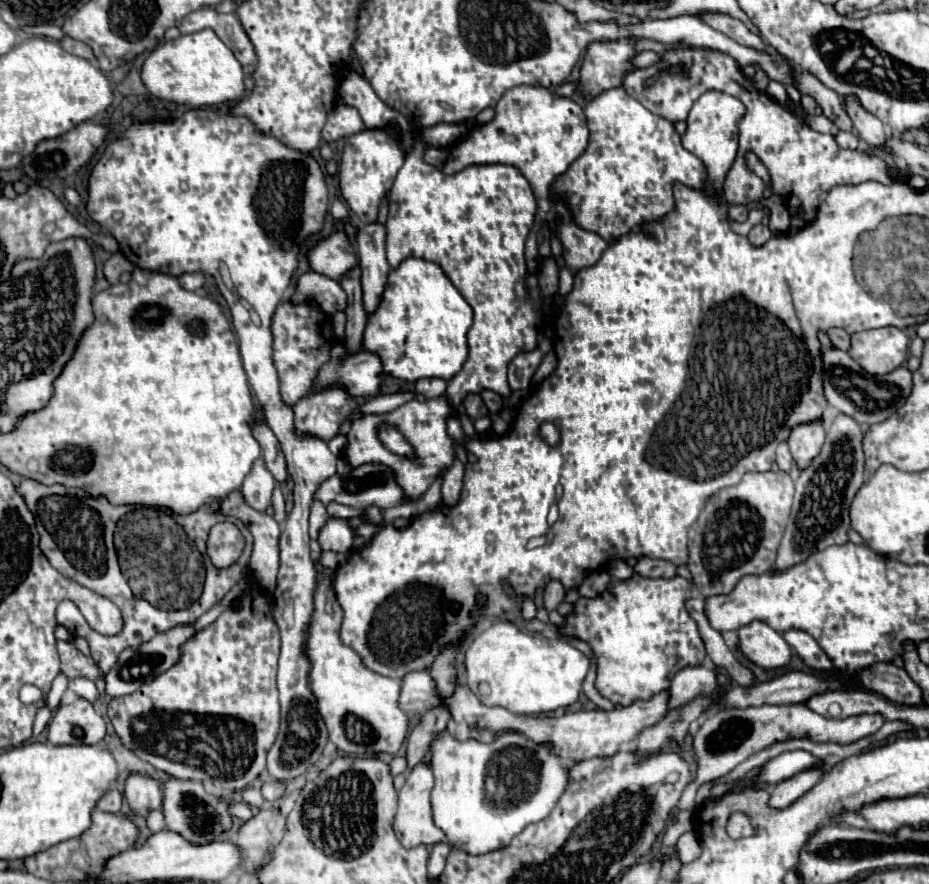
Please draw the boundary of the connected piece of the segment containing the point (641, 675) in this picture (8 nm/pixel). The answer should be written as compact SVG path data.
M634 575L628 581L614 581L612 587L600 597L578 599L578 603L574 605L574 615L566 617L566 625L562 629L570 635L580 637L594 649L596 665L598 665L596 689L614 705L632 705L638 699L650 699L656 693L664 691L670 685L670 677L668 677L670 653L678 657L678 665L702 663L706 653L698 633L698 625L684 609L684 599L690 595L692 595L692 587L680 575L672 579L648 579Z

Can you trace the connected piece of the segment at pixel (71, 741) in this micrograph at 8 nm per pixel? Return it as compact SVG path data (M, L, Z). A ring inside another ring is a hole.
M86 699L60 705L48 727L52 745L96 745L106 733L104 719Z

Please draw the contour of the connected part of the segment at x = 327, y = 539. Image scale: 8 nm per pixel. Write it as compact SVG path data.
M336 519L334 525L324 525L318 535L322 551L336 551L336 553L348 553L352 549L352 539L354 529L350 529L344 519Z

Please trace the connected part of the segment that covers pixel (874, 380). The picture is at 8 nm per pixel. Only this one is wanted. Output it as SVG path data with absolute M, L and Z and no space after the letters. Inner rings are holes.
M822 347L824 359L824 395L832 407L840 413L850 415L858 423L874 425L888 419L900 409L912 389L912 373L906 367L898 367L886 375L868 375L846 351Z

